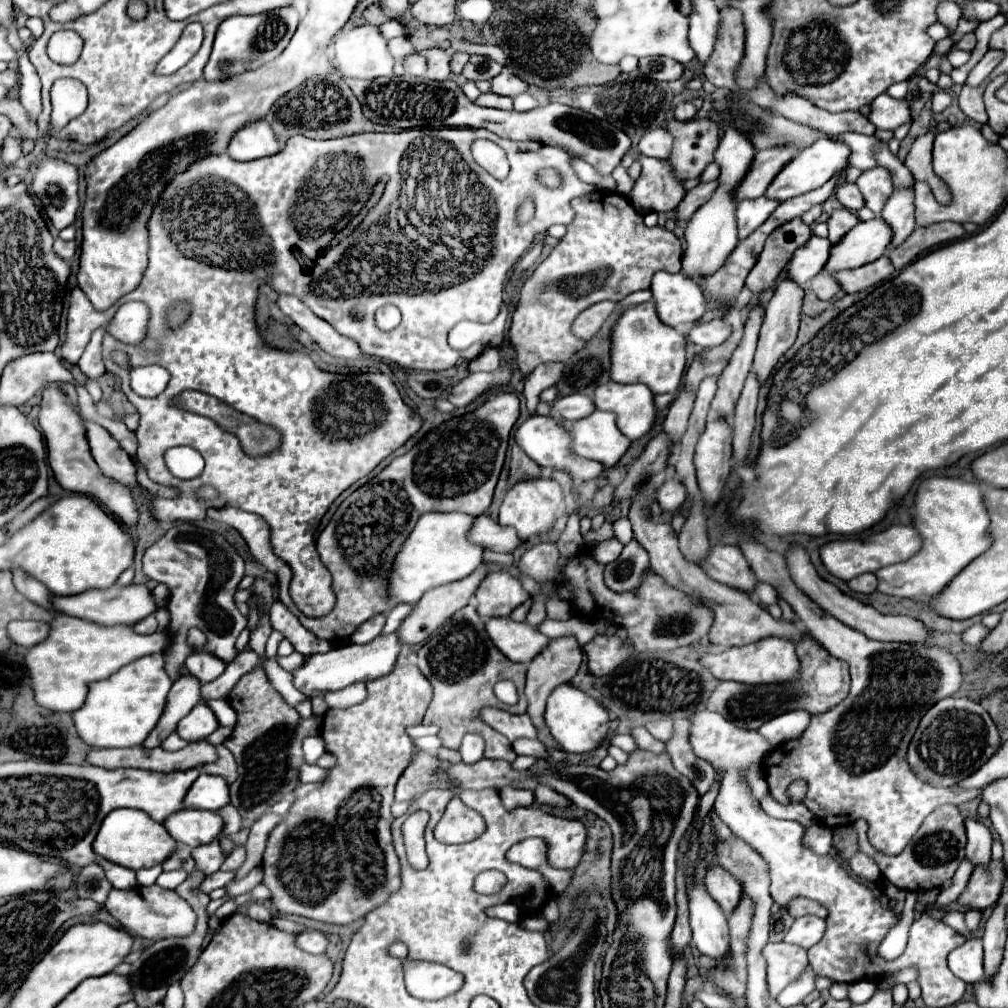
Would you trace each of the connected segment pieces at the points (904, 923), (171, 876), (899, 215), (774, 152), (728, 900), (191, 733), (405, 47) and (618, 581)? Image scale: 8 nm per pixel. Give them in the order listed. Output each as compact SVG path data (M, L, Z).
M907 892L907 898L905 898L905 908L903 908L903 918L901 922L891 928L891 932L885 936L885 940L881 942L879 946L879 954L887 960L891 958L897 958L905 952L905 946L907 946L907 932L909 932L909 926L913 922L913 912L915 912L915 898L917 894L915 892Z
M183 870L161 872L161 876L157 878L157 884L163 886L163 888L177 888L185 878L187 878L187 874L183 874Z
M895 190L881 212L881 218L887 222L887 226L891 226L891 232L893 232L889 250L903 244L915 230L913 212L915 212L913 190Z
M779 146L771 150L759 150L747 170L747 174L741 178L741 182L733 190L733 198L741 202L743 198L755 200L765 194L767 186L775 178L775 174L797 154L793 146Z
M715 866L707 870L705 886L707 886L707 892L715 898L715 902L723 906L723 912L731 916L735 912L735 906L739 906L741 902L739 882L735 882L735 878L731 878L721 866Z
M205 702L195 704L195 708L179 722L177 734L185 738L187 742L197 742L209 734L213 734L219 728L219 720L211 712L211 708Z
M404 37L389 40L388 48L392 49L393 51L399 51L399 56L401 56L401 59L413 51L412 43Z
M631 540L623 548L621 556L615 562L607 564L605 582L615 592L627 592L629 588L639 586L647 566L649 566L647 550L643 550L643 546L639 546L637 540Z

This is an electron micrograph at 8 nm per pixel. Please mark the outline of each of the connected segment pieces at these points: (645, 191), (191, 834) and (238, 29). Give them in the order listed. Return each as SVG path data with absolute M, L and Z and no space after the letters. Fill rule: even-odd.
M631 148L629 152L633 152L635 158L641 162L641 176L629 192L629 200L635 210L639 214L675 210L675 206L685 196L685 188L671 176L669 164L659 158L643 156L635 152L635 148Z
M179 810L163 822L165 830L181 844L197 848L219 836L223 820L215 812L203 810Z
M285 6L279 10L255 14L255 16L229 16L225 18L213 42L211 58L205 66L205 80L223 80L239 76L247 70L255 70L263 66L267 60L277 58L289 44L299 22L299 12L293 6Z

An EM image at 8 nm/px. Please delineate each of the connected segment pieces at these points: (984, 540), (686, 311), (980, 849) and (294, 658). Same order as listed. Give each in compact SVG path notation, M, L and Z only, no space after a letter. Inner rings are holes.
M947 476L921 480L913 510L913 528L919 530L923 538L923 550L919 550L919 554L915 554L915 558L909 558L907 562L877 570L877 592L911 600L929 600L939 594L973 558L977 558L991 546L991 538L987 536L989 516L979 484Z
M657 272L653 276L651 292L659 320L673 328L699 320L707 310L699 284L683 272Z
M967 818L965 820L965 830L967 830L967 858L979 866L987 864L991 858L991 832L989 828L977 820L977 818Z
M293 652L287 658L279 658L279 664L281 664L281 668L285 668L289 672L295 672L297 668L301 668L305 664L305 660L307 660L307 656L303 656L299 652Z

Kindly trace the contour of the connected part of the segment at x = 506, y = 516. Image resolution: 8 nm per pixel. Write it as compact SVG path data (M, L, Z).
M537 478L537 480L519 482L507 492L507 496L501 504L499 524L515 528L517 534L519 534L519 540L527 542L533 536L543 536L543 534L553 530L555 520L557 520L557 512L561 508L561 502L563 502L563 492L561 492L561 486L555 480Z

